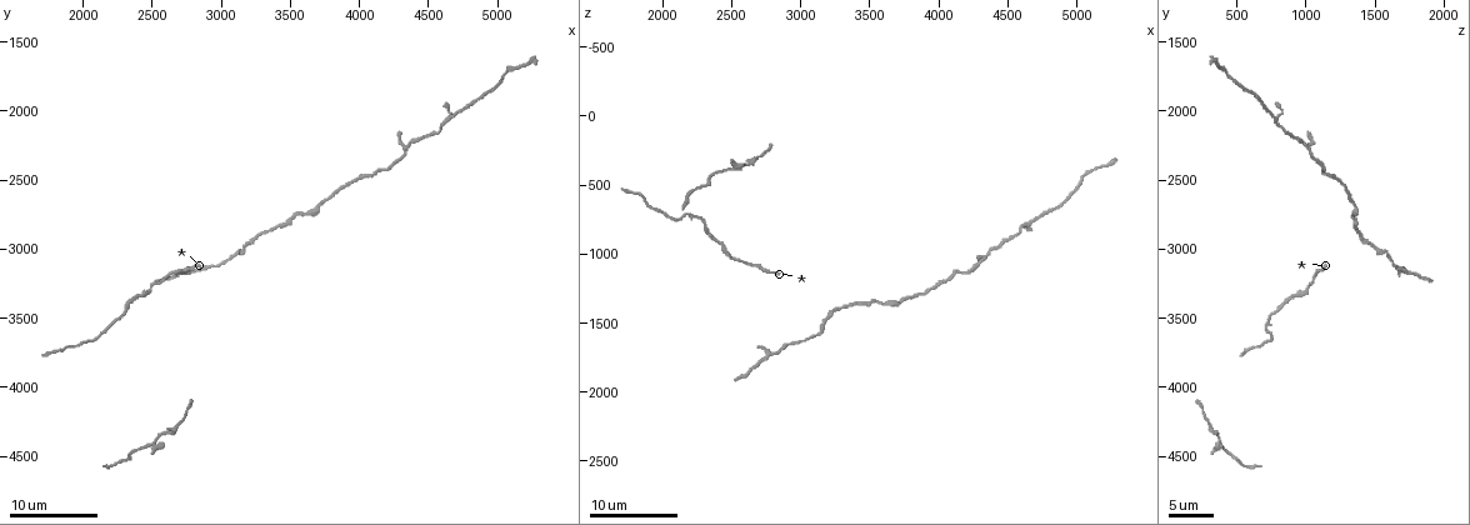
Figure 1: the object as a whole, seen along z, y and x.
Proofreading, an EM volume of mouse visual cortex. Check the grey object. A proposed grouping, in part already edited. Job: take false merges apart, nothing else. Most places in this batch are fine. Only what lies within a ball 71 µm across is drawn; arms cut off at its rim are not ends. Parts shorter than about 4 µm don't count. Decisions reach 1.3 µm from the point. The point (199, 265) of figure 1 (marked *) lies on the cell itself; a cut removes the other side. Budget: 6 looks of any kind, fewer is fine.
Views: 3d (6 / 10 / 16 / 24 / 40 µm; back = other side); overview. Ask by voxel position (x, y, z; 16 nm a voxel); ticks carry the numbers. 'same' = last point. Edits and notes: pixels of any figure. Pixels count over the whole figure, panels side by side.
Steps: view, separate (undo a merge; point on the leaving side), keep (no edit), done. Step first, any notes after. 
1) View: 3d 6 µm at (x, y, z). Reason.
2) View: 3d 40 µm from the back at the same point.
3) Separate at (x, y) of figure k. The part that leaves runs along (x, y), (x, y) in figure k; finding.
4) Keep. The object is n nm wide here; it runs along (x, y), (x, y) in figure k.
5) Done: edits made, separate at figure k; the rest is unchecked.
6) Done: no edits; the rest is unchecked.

View: 3d 10 µm at (2800, 3160, 1700). Three arms meet.

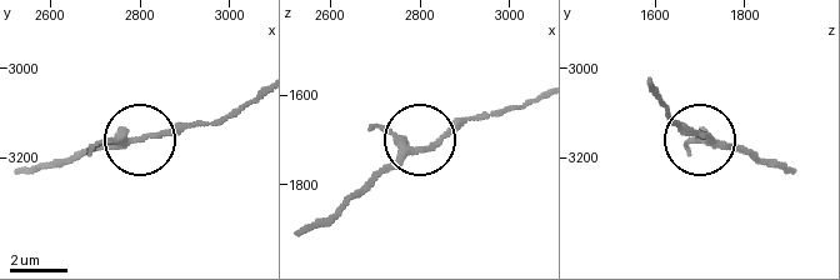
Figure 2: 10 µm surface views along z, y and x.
Keep. One cell here.

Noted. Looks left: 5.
View: 3d 10 µm at (2540, 4360, 380). Side arm on a straight run.

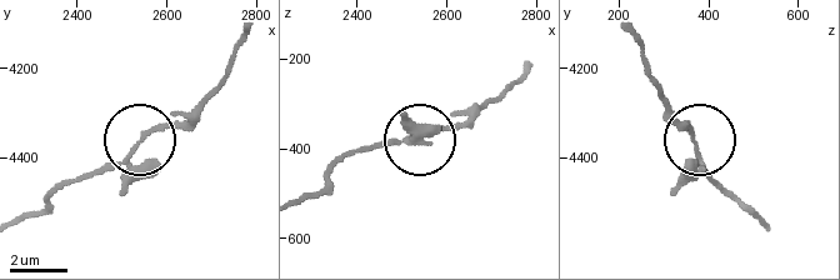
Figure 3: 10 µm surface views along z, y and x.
Keep. Continuous, no second cell.

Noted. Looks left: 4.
View: 3d 10 µm at (4320, 2320, 1060). Narrows sharply.

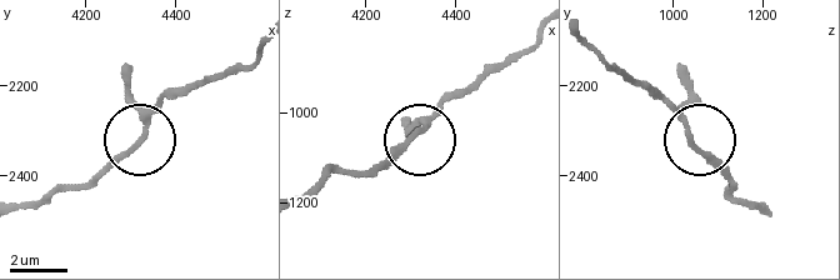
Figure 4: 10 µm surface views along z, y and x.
Keep. 3 arms meet here; it runs along (768, 214), (730, 190), (723, 168), (654, 91) in figure 4; continuous, no second cell.

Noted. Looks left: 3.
Done: no edits; the rest is unchecked.

